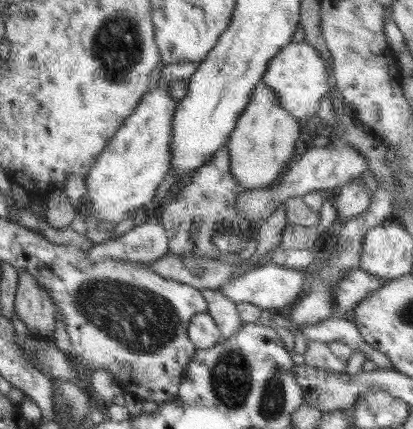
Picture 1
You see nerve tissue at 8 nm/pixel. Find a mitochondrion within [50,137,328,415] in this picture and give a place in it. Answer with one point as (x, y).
(136, 318)

